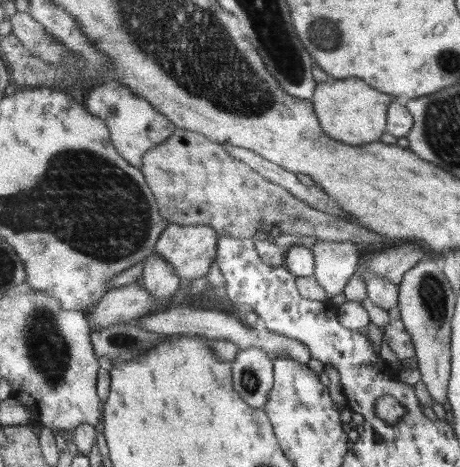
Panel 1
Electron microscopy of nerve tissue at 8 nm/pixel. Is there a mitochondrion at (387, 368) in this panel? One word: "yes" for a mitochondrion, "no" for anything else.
no

